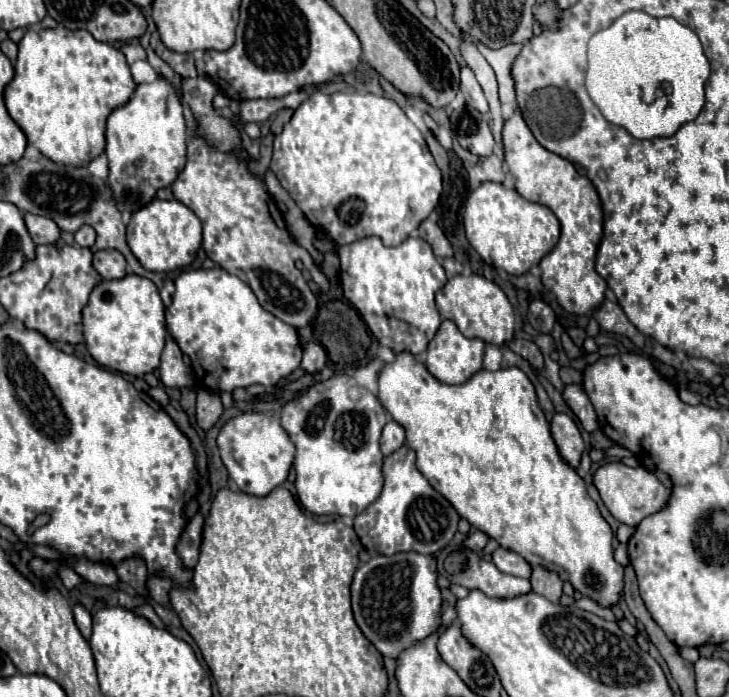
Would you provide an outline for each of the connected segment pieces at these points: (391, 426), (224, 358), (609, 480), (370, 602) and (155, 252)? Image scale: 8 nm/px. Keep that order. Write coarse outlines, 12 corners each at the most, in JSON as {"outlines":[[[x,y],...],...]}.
{"outlines":[[[389,421],[381,435],[387,457],[405,443],[405,429]],[[221,267],[183,271],[165,317],[199,387],[273,387],[297,329]],[[605,463],[593,485],[625,525],[659,511],[669,491],[643,467]],[[377,555],[351,583],[363,635],[397,659],[441,625],[433,555]],[[175,199],[131,215],[127,243],[147,271],[187,267],[201,221]]]}

